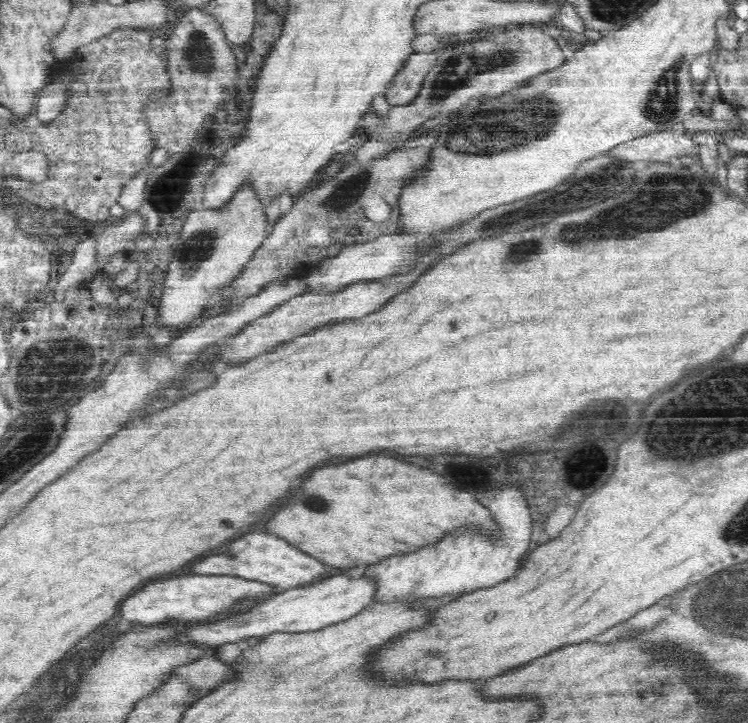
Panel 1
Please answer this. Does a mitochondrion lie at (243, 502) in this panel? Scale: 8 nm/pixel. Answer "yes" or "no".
no

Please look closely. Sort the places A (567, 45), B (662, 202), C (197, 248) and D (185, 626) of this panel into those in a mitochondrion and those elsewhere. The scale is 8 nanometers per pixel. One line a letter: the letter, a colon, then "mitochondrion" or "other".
A: other
B: mitochondrion
C: mitochondrion
D: other

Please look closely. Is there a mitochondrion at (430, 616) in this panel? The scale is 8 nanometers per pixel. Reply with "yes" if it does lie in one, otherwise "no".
no

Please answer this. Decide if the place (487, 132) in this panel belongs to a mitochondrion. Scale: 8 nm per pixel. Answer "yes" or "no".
yes

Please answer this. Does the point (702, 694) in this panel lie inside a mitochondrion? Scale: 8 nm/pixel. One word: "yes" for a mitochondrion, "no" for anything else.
no

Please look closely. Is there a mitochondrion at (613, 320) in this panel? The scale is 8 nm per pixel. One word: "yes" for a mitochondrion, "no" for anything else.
no

